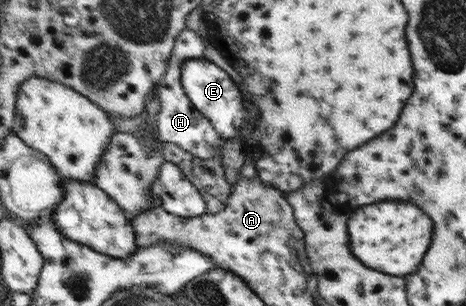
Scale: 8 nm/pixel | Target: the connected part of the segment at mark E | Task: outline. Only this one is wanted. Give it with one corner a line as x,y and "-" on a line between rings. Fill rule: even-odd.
202,57
196,59
187,59
182,66
182,83
188,97
194,102
194,105
210,119
212,125
216,127
216,132
222,136
225,141
239,136
238,131
246,118
244,101
241,93
222,67
218,67
216,63
206,60

